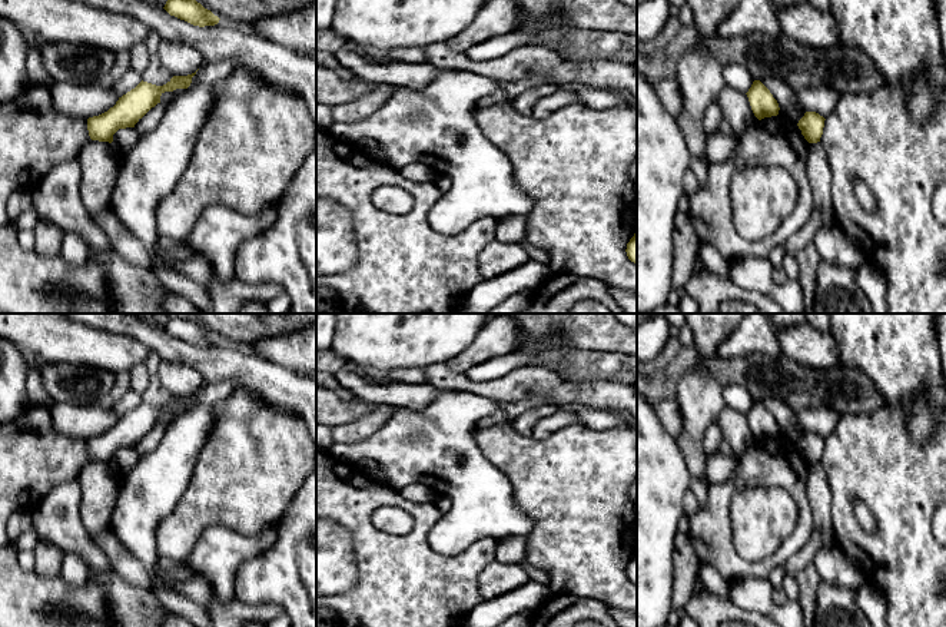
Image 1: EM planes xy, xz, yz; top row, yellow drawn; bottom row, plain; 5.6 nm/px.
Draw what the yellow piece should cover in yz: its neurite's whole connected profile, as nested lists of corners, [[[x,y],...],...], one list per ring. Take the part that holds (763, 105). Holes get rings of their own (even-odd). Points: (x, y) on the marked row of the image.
[[[754,80],[746,94],[759,120],[779,115],[780,107],[777,100],[760,80]]]

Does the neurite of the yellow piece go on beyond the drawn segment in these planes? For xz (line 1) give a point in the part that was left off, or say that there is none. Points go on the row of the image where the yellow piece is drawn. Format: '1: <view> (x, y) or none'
1: none

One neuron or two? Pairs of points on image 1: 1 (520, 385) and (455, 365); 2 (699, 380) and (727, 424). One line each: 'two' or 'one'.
1: two
2: two

